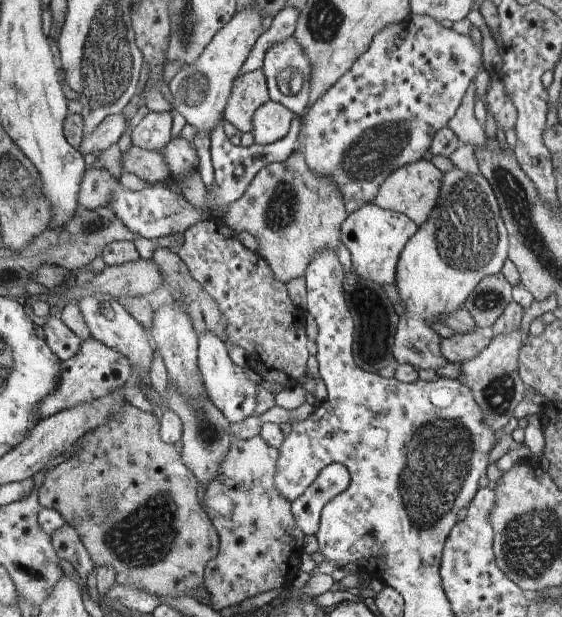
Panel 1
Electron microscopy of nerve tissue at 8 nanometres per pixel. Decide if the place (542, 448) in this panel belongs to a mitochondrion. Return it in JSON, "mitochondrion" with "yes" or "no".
{"mitochondrion":"no"}

